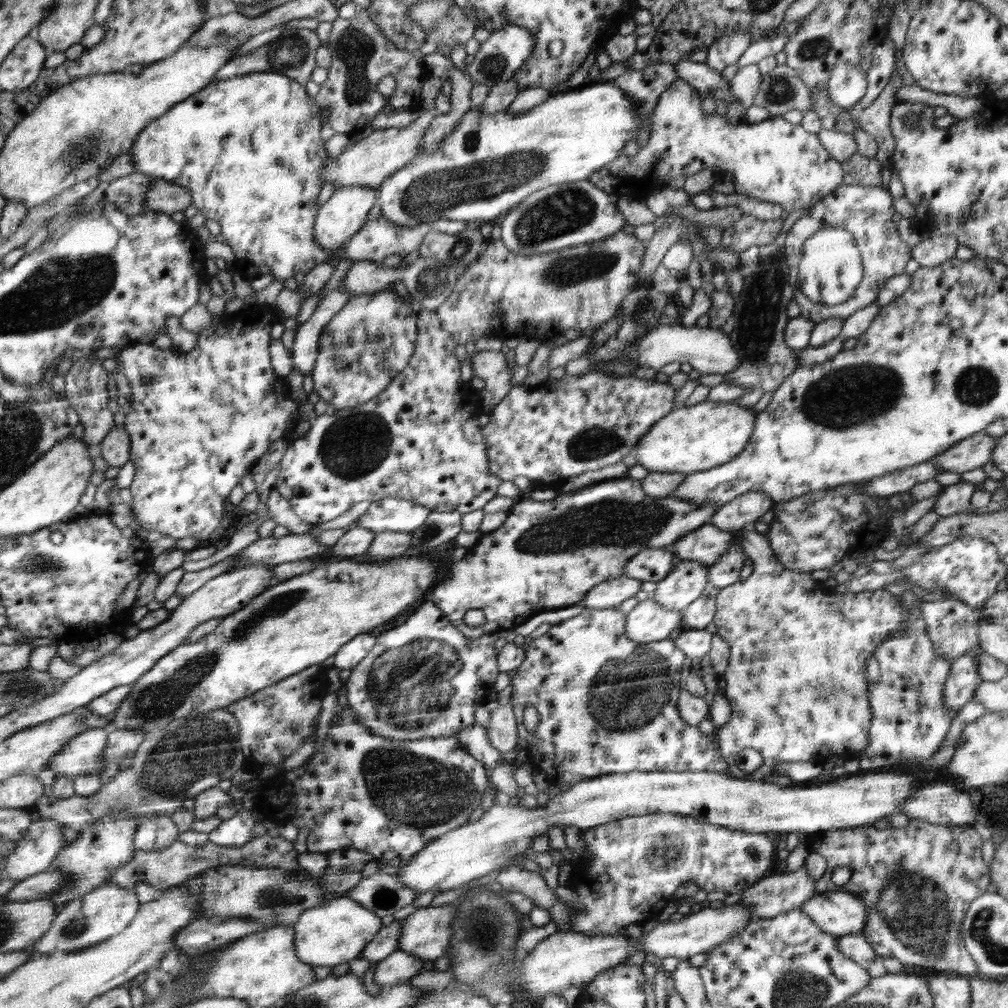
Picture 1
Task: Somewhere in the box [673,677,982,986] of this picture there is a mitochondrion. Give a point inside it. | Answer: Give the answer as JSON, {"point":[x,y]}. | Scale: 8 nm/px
{"point":[915,911]}

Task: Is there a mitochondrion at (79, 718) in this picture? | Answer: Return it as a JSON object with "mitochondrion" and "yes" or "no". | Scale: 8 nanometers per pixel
{"mitochondrion":"yes"}

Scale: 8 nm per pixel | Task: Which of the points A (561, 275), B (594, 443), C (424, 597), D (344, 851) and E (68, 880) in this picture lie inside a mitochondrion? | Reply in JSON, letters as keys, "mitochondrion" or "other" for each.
{"A":"mitochondrion","B":"mitochondrion","C":"other","D":"other","E":"other"}

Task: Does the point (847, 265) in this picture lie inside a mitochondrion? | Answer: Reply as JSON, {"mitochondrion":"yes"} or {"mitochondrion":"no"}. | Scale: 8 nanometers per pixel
{"mitochondrion":"yes"}

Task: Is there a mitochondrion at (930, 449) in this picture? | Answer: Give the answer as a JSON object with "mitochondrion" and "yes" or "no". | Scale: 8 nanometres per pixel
{"mitochondrion":"no"}

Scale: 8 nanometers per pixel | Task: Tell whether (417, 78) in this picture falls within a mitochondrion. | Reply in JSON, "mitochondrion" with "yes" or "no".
{"mitochondrion":"no"}

